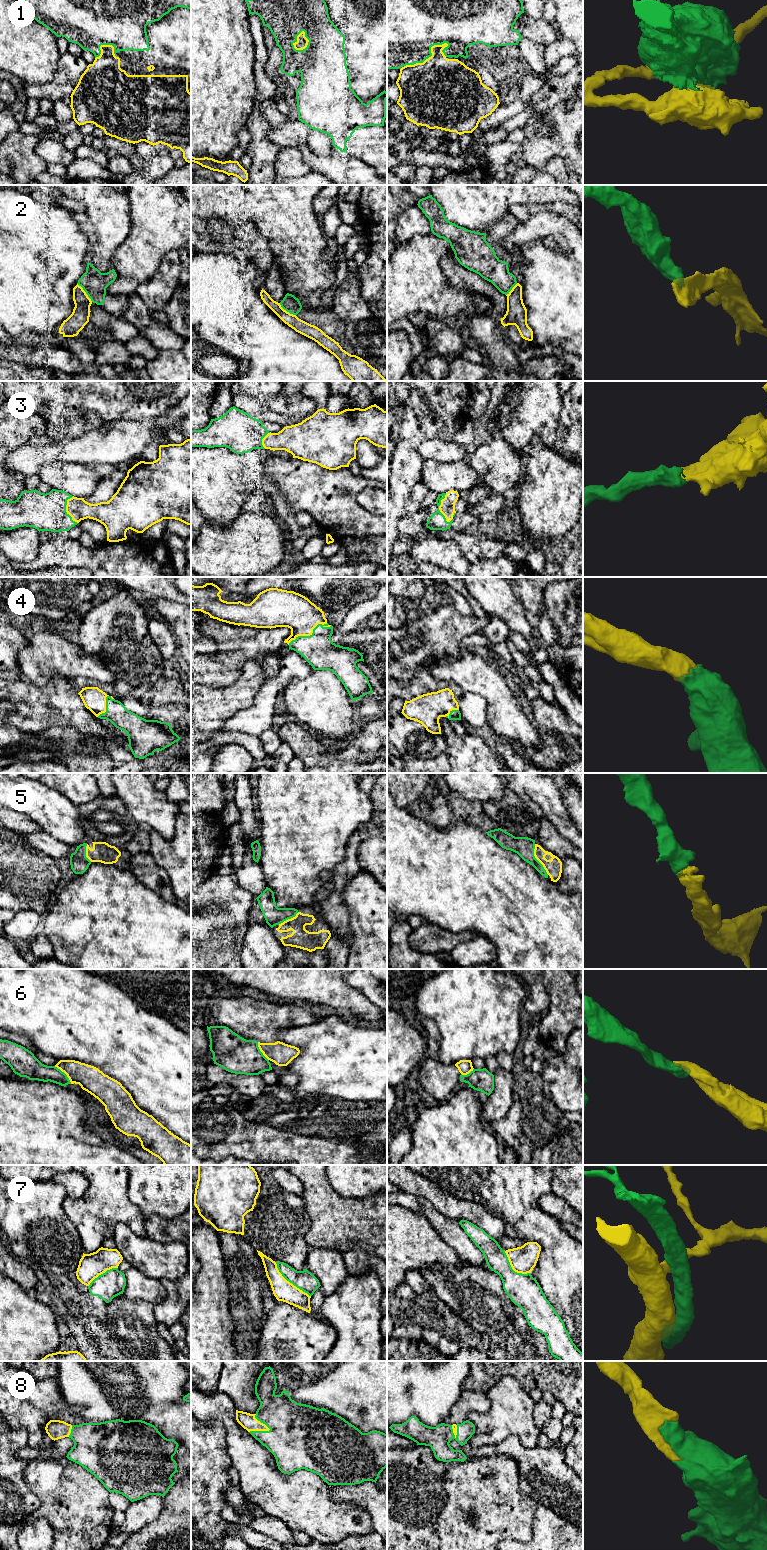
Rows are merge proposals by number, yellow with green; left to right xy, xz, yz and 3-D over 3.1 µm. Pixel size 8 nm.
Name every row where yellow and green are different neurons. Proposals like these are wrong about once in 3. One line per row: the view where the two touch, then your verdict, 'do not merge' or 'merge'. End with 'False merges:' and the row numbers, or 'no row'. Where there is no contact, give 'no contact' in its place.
1: meets yellow in yz; do not merge
2: meets yellow in xy; do not merge
3: meets yellow in yz; merge
4: meets yellow in xz; merge
5: meets yellow in yz; merge
6: meets yellow in xy; do not merge
7: meets yellow in xz; do not merge
8: meets yellow in xz; merge
False merges: 1, 2, 6, 7

